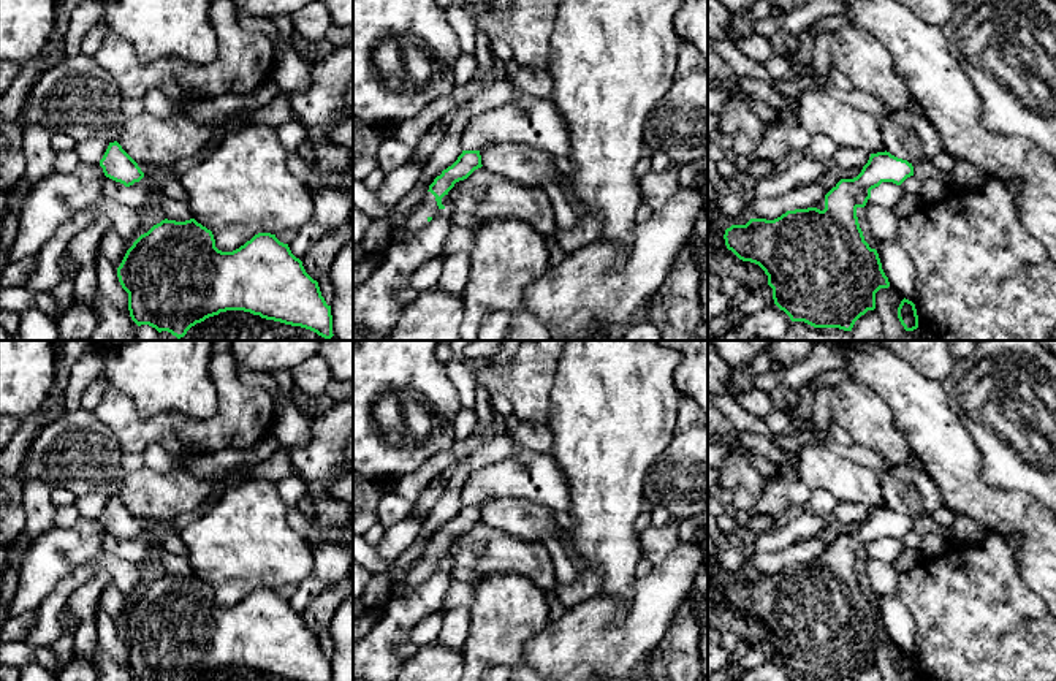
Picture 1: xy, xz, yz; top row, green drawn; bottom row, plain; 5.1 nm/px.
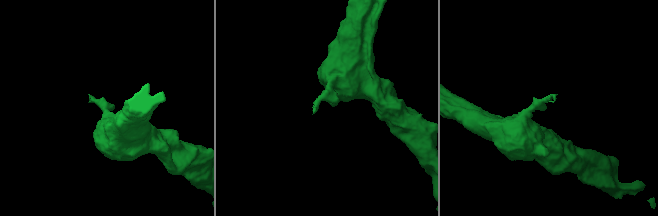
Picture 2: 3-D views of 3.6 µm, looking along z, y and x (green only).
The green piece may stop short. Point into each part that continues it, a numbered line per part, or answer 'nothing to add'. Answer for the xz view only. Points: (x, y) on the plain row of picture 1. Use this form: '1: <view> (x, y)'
1: xz (428, 561)

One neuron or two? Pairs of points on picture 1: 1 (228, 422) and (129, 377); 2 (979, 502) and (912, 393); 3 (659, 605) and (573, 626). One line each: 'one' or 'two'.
1: two
2: one
3: one

